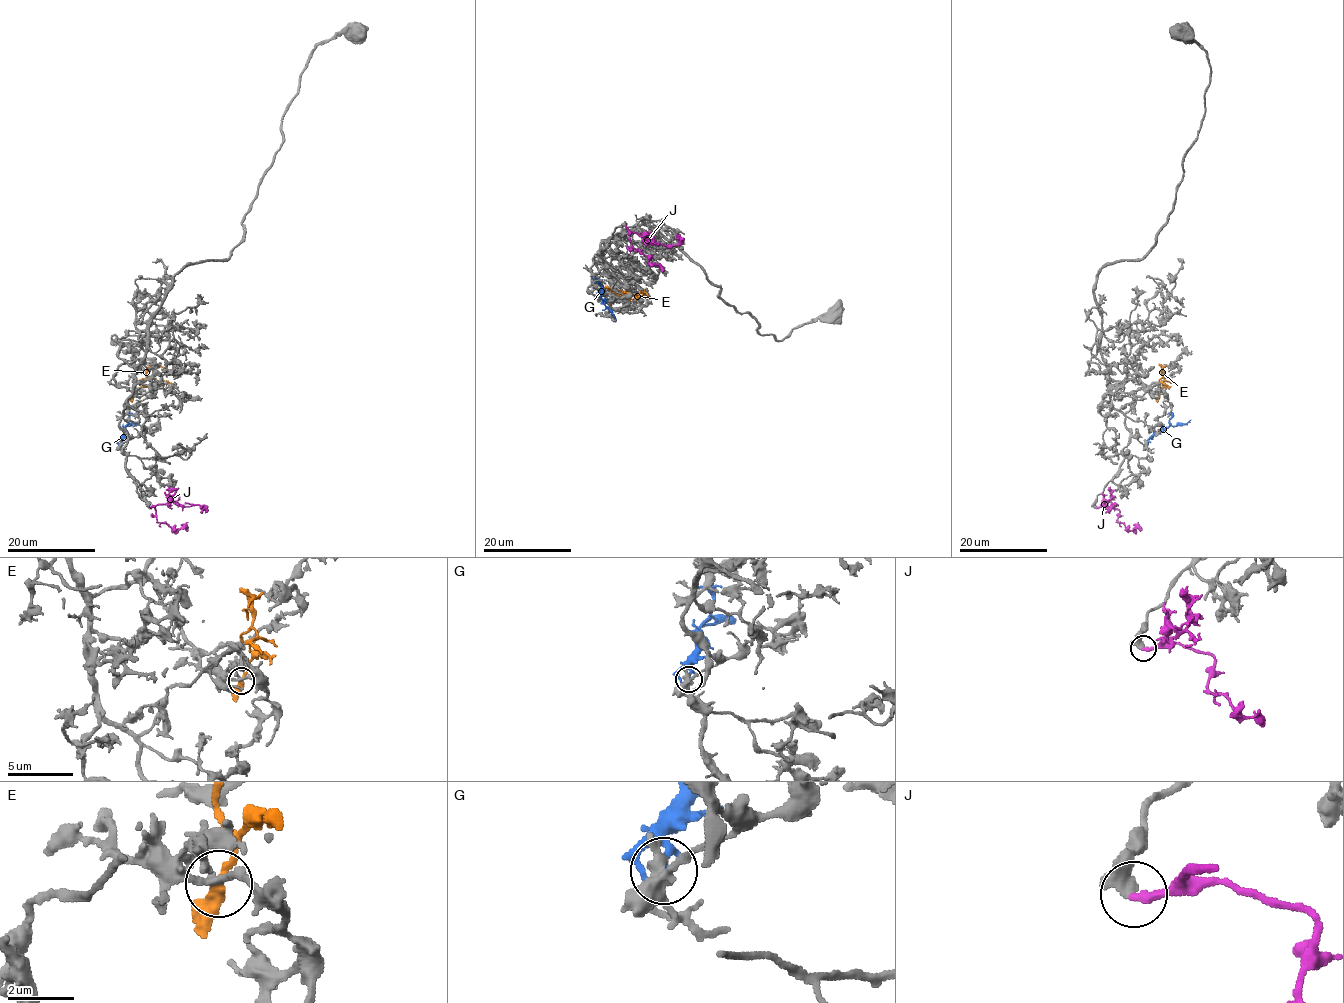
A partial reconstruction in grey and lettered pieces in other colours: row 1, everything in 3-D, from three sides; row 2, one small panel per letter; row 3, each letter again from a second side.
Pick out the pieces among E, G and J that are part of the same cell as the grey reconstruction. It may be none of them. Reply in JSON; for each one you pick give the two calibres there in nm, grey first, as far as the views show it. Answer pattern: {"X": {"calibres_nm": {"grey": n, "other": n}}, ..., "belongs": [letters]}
{"J": {"calibres_nm": {"grey": 500, "other": 280}}, "belongs": ["J"]}

